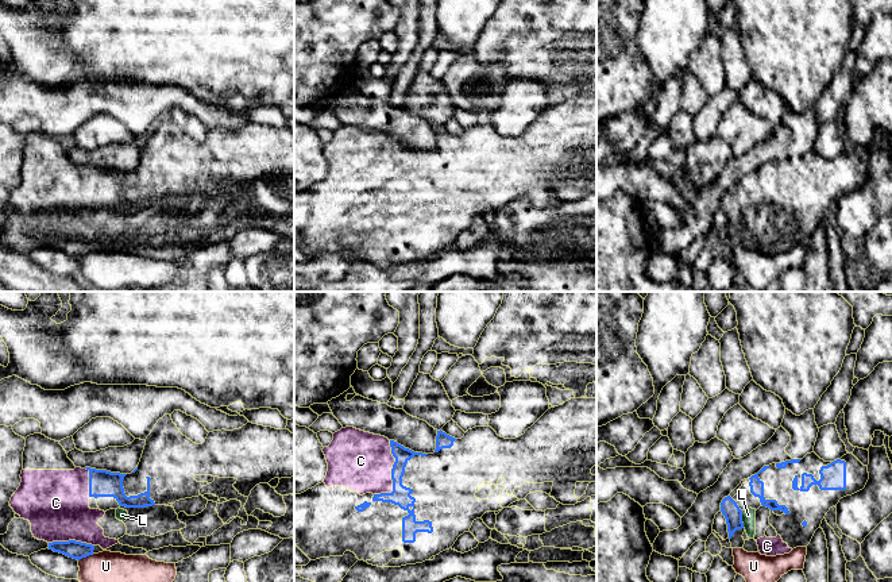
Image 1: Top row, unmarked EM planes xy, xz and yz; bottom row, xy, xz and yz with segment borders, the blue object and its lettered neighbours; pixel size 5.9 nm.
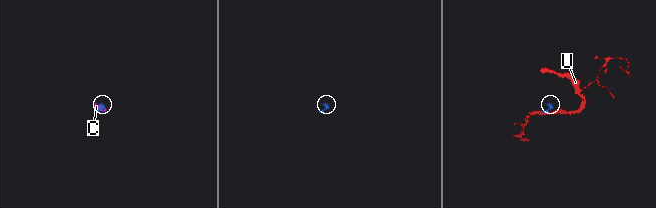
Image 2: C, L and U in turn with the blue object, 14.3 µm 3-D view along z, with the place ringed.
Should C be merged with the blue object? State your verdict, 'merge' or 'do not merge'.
do not merge

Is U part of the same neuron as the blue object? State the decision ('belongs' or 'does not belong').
belongs

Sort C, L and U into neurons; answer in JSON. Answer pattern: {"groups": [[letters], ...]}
{"groups": [["C"], ["L", "U"]]}

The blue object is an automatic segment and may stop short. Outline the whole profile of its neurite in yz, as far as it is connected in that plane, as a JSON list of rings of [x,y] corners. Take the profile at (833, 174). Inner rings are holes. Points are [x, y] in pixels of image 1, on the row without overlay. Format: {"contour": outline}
{"contour": [[[837,157],[819,167],[820,177],[816,178],[812,171],[802,171],[802,184],[798,184],[798,173],[792,178],[792,186],[808,189],[812,182],[820,188],[845,188],[846,186],[846,159]]]}

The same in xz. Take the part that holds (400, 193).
{"contour": [[[390,138],[391,151],[395,159],[391,166],[393,189],[374,192],[372,199],[391,200],[398,203],[401,207],[406,208],[409,212],[402,215],[402,239],[414,240],[417,230],[433,230],[432,219],[424,217],[417,219],[414,212],[416,196],[410,192],[413,186],[402,182],[402,174],[405,171],[406,161],[414,154],[426,154],[428,151],[414,150],[394,138]]]}

